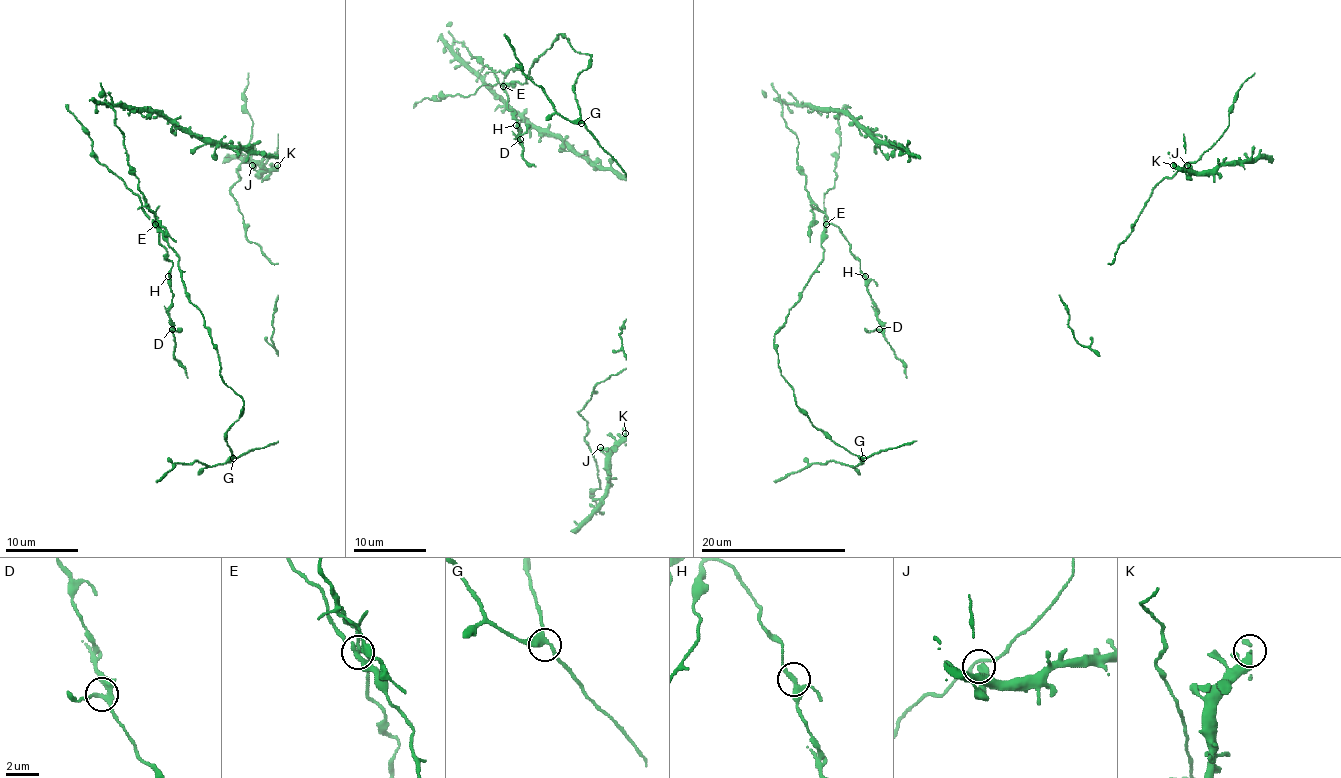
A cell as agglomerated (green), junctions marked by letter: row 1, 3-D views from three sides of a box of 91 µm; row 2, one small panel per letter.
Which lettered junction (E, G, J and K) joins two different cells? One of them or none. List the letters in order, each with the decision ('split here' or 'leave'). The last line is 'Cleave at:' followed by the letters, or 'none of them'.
E: split here
G: leave
J: leave
K: leave
Cleave at: E

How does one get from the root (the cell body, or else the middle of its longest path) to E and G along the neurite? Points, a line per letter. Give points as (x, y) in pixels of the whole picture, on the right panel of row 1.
E: (787, 125), (797, 139), (797, 165), (805, 176), (805, 190), (825, 214), (827, 223)
G: (787, 125), (797, 139), (805, 190), (827, 220), (823, 262), (774, 336), (777, 365), (808, 420), (863, 458)

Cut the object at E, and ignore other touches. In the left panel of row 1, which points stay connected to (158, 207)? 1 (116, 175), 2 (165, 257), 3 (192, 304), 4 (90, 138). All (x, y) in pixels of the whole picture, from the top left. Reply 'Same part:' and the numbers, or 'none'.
Same part: 2

